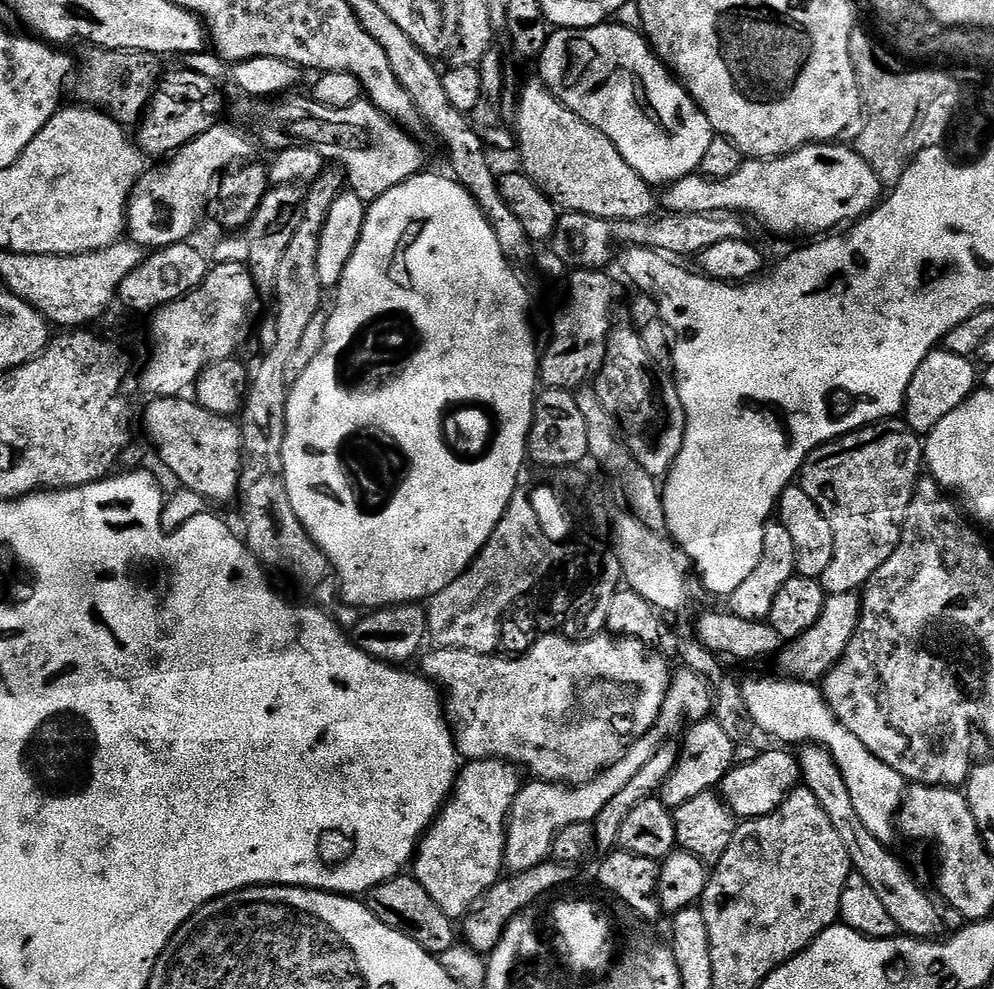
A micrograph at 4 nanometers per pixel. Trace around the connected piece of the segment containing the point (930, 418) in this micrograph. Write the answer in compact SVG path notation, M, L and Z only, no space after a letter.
M934 350L922 362L922 366L914 370L908 396L904 399L903 415L917 434L932 432L934 426L938 426L938 422L950 414L950 410L958 410L958 406L962 406L962 402L966 402L977 391L978 372L976 376L976 368L972 363L967 356L959 356L947 350Z

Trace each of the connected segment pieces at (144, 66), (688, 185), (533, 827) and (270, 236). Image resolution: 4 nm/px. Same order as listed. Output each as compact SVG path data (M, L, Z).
M95 46L89 47L87 49L89 52L85 54L84 61L79 61L78 64L78 75L74 80L74 88L76 84L76 96L77 101L83 102L85 105L91 106L93 108L99 108L101 112L108 113L109 116L123 122L125 125L131 126L137 123L138 117L147 109L148 104L152 101L152 93L157 91L158 85L162 80L162 72L160 76L160 60L161 57L154 52L140 52L138 50L118 50L117 48L97 48Z
M825 142L804 144L790 154L775 156L773 160L745 159L743 166L734 170L730 178L711 180L703 174L684 176L671 185L667 192L672 199L671 211L674 212L739 212L749 217L752 215L758 223L765 224L770 231L777 232L780 236L816 238L867 216L882 199L880 188L882 189L880 175L860 157L855 147L844 142Z
M685 666L680 670L677 676L675 673L669 679L666 702L662 702L658 722L646 735L638 738L638 742L628 747L605 772L598 773L588 784L569 786L533 779L532 784L525 783L521 787L506 825L508 837L504 847L504 863L512 872L525 872L545 863L552 856L552 843L556 841L557 832L561 832L566 826L574 826L574 822L595 822L598 814L602 814L606 802L610 802L614 794L620 793L632 781L634 774L638 774L638 770L642 770L642 766L646 766L646 762L654 758L665 740L673 739L680 727L683 729L695 721L709 719L714 708L714 692L709 681Z
M296 182L269 187L268 193L262 198L251 224L246 229L246 235L248 235L246 267L252 273L256 291L261 297L271 297L275 293L278 266L282 262L282 254L286 254L286 250L302 222L305 195L305 189Z

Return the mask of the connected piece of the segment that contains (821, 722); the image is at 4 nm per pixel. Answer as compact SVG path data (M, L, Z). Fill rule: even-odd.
M764 676L761 680L743 681L745 706L751 723L756 723L766 735L781 740L784 746L821 744L838 762L842 776L846 778L850 798L854 798L854 810L858 810L858 818L862 818L862 826L866 826L874 838L891 841L896 814L906 795L904 776L870 754L870 750L866 750L866 746L862 746L862 742L858 742L858 738L854 738L854 734L850 734L842 722L838 722L828 699L815 683L791 678L779 679Z

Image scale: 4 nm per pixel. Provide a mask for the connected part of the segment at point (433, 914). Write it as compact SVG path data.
M401 874L374 886L366 894L366 903L383 924L406 934L406 938L418 942L418 946L422 946L427 952L439 954L458 943L457 925L449 916L442 914L442 910L438 910L438 902L434 902L434 898L426 894L415 875Z

